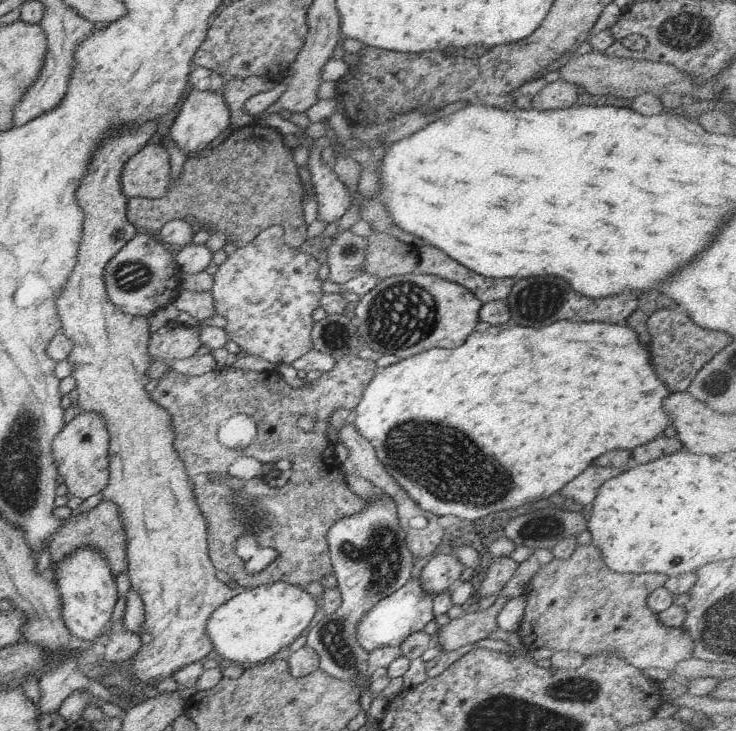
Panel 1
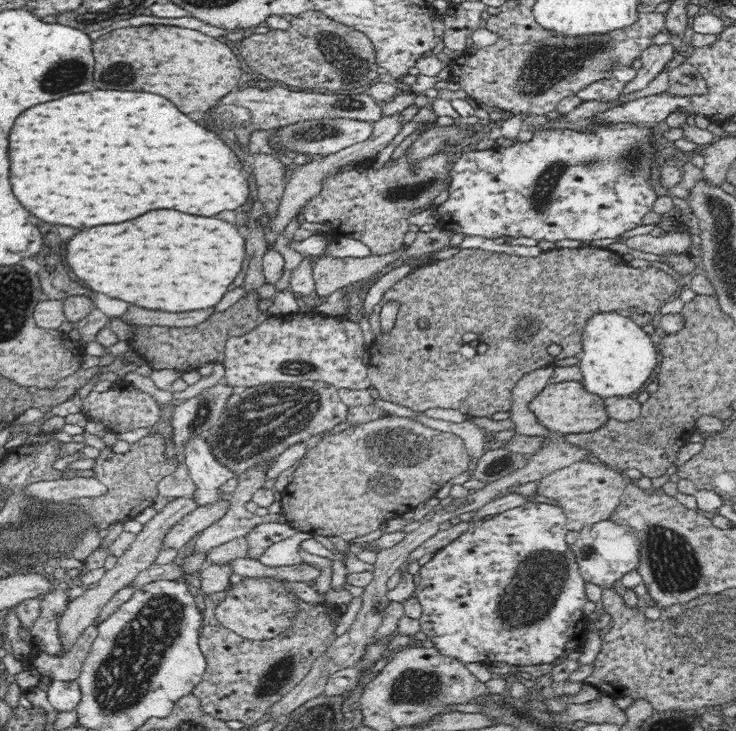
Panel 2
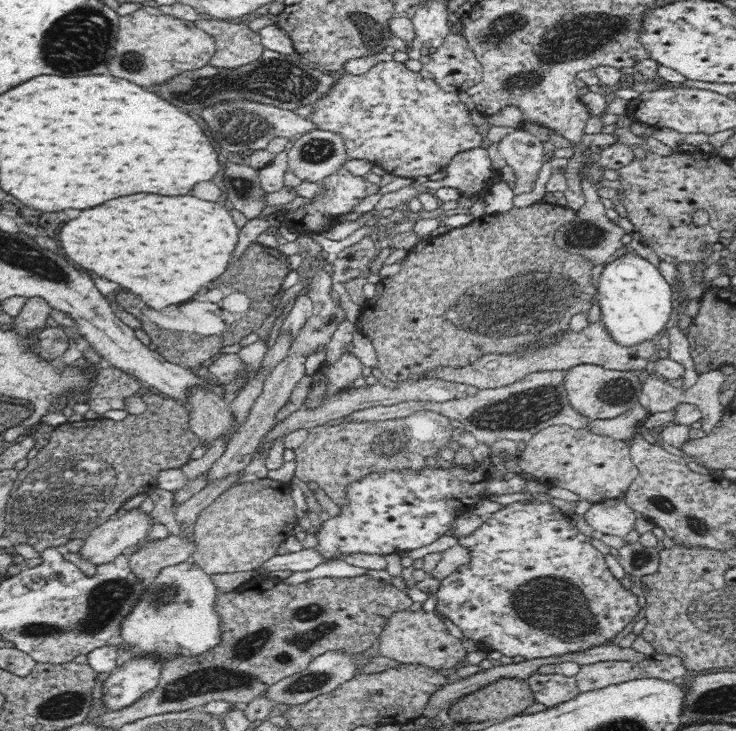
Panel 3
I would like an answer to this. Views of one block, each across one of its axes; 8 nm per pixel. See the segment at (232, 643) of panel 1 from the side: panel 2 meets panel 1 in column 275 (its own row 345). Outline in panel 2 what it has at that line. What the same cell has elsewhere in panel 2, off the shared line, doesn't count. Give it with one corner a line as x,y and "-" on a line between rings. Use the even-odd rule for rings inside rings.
602,312
592,316
582,332
583,352
579,356
581,382
586,391
608,398
630,397
656,368
657,352
650,335
644,332
632,318
618,312

